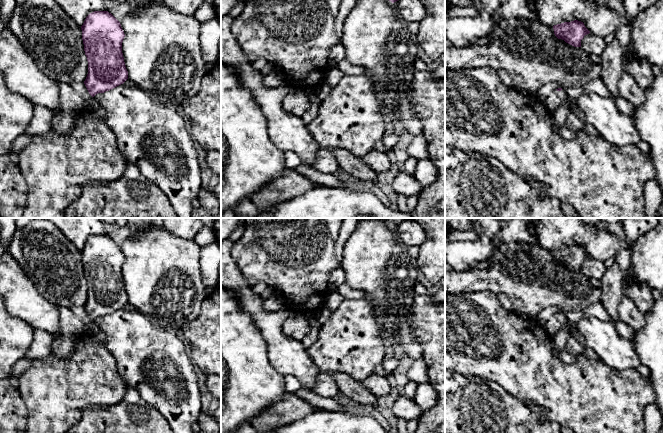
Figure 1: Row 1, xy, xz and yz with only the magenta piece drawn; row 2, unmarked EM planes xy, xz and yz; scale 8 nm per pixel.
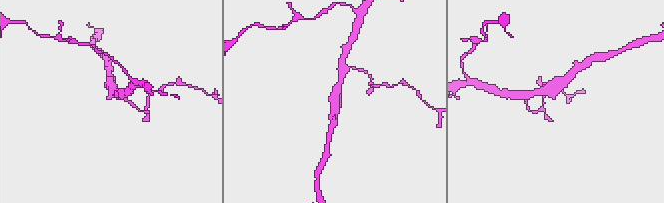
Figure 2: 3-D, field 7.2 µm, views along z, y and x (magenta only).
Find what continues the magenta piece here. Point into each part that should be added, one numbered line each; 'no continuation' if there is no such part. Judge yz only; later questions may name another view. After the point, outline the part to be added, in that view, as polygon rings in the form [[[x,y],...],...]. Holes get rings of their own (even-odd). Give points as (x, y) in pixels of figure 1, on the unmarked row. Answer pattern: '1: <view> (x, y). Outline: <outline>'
1: yz (556, 322). Outline: [[[555,314],[555,315],[552,315],[543,326],[546,332],[548,333],[548,335],[552,338],[557,334],[557,332],[560,329],[563,328],[566,321],[567,319],[563,314],[561,315]]]

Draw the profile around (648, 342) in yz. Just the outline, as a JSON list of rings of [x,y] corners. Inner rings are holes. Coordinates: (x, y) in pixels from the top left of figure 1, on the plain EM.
[[[661,292],[661,296],[655,300],[652,309],[644,315],[646,323],[644,327],[634,335],[634,349],[640,363],[646,366],[650,371],[650,381],[656,395],[656,405],[663,416],[663,292]]]

